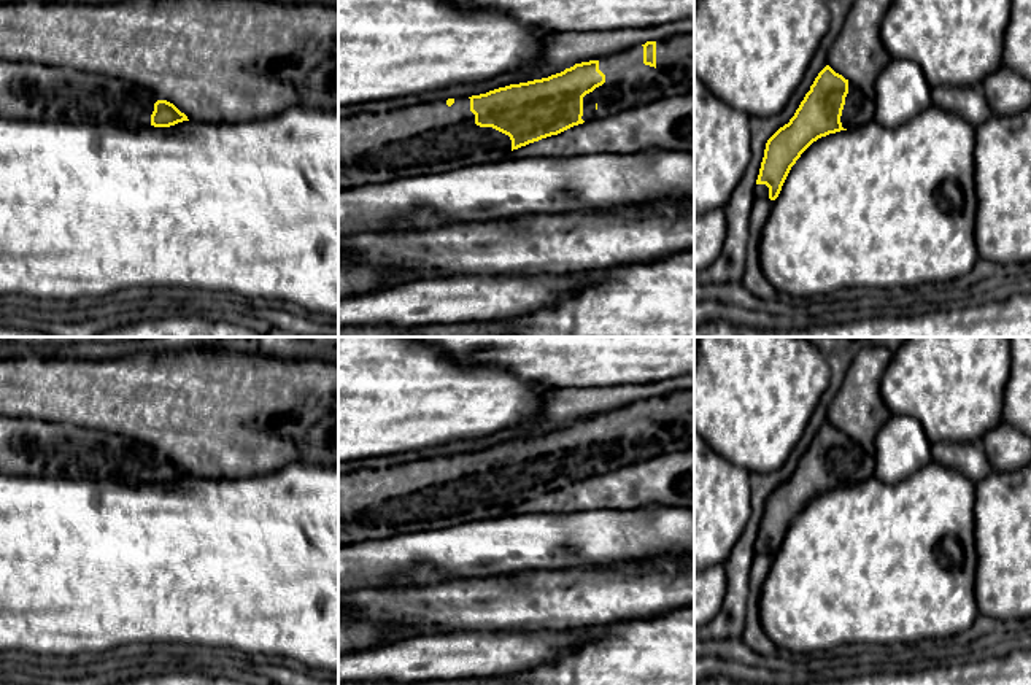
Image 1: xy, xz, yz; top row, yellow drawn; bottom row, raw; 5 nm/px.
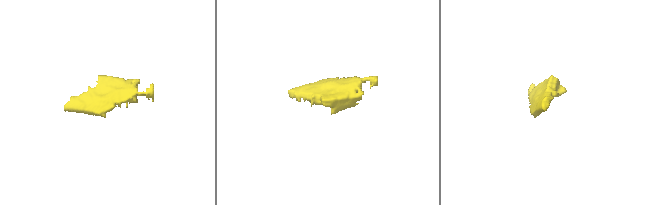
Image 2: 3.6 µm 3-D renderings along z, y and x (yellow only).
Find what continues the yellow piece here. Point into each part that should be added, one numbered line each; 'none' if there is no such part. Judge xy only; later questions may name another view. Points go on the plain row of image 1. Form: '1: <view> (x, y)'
1: xy (29, 447)

